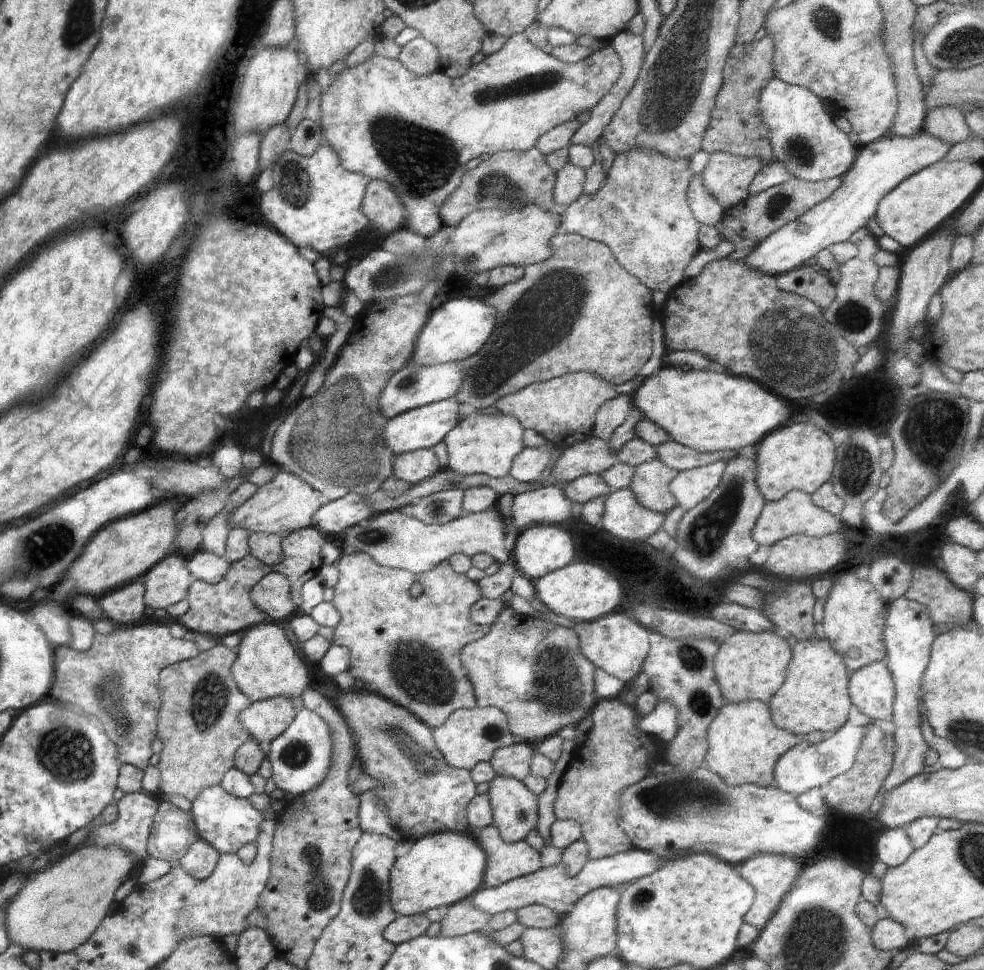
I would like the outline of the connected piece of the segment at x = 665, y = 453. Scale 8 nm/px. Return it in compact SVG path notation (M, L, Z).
M668 439L666 442L656 445L654 448L657 452L656 458L663 461L665 465L675 468L678 471L703 467L708 463L720 459L727 462L738 454L738 452L734 452L733 450L701 453L672 439Z

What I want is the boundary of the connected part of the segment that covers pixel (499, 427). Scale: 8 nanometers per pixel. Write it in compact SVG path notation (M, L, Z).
M469 413L444 439L449 456L446 468L459 472L461 476L483 474L494 478L505 477L510 472L514 457L524 448L522 427L510 413Z

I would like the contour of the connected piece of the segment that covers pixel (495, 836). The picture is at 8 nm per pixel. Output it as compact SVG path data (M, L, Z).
M485 826L481 830L477 841L488 855L487 876L484 879L486 887L497 887L509 880L523 877L536 872L539 868L544 868L544 852L533 849L525 839L515 843L505 841L497 826Z

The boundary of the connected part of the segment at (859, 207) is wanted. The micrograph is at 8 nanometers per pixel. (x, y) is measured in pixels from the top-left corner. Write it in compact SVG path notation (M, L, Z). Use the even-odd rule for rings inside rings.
M890 130L862 147L856 162L842 176L841 185L825 201L769 234L743 261L757 273L772 276L801 267L824 248L848 241L858 229L866 230L875 216L877 204L888 192L921 168L942 160L952 147L949 142L937 139L925 130L911 137L900 136Z

